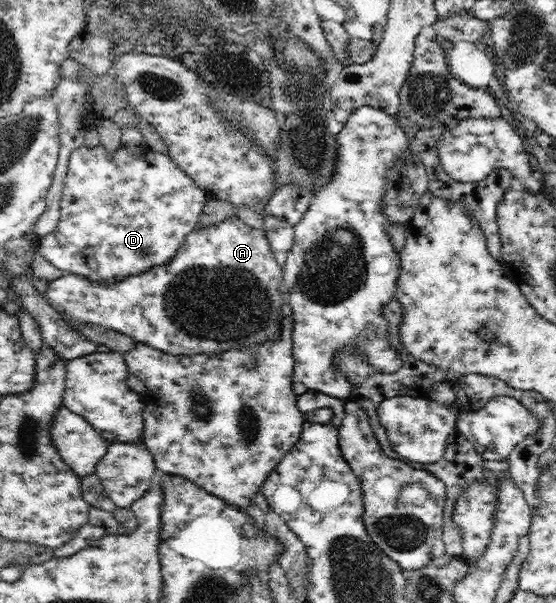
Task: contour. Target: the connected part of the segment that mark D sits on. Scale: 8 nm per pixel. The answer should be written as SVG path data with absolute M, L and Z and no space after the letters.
M103 145L97 147L79 147L71 153L68 159L68 171L65 177L65 186L61 199L61 217L55 231L40 238L38 252L43 254L51 264L55 264L63 273L75 274L89 279L93 283L115 283L121 279L127 279L131 275L139 275L143 271L150 270L155 265L163 265L171 261L171 257L177 254L181 245L185 242L186 235L189 235L198 226L200 215L207 200L211 199L202 187L197 186L168 154L155 153L147 146L122 145L111 154Z

